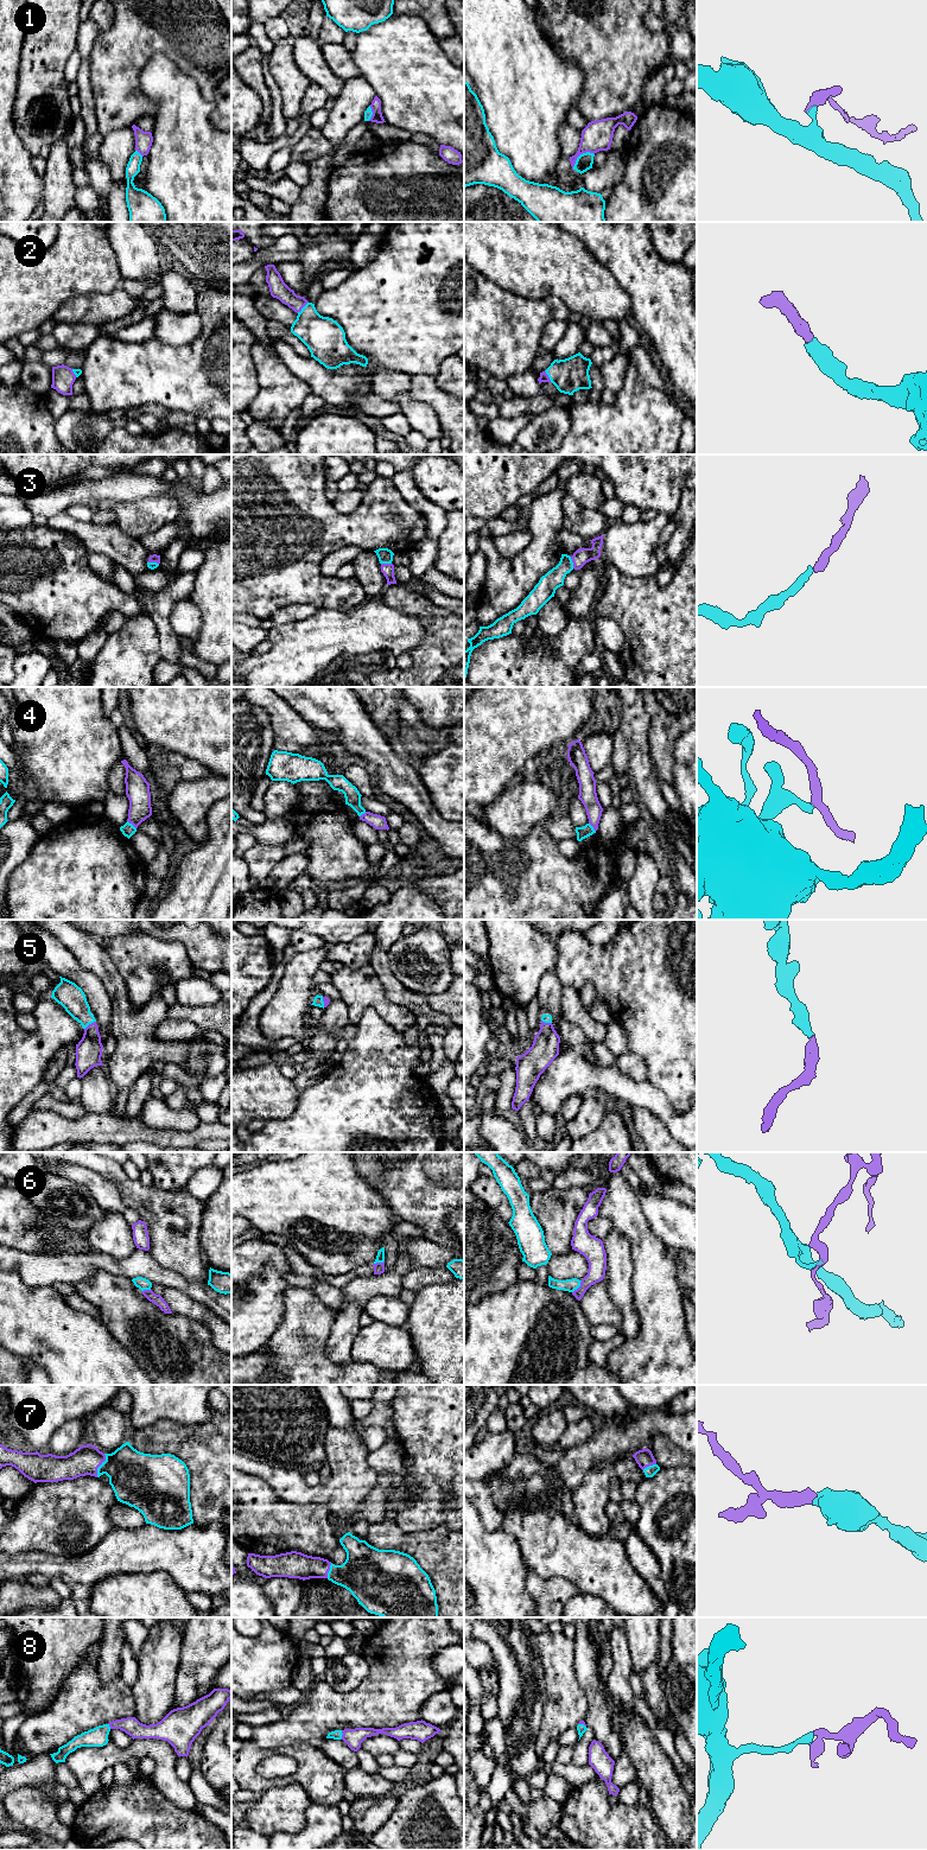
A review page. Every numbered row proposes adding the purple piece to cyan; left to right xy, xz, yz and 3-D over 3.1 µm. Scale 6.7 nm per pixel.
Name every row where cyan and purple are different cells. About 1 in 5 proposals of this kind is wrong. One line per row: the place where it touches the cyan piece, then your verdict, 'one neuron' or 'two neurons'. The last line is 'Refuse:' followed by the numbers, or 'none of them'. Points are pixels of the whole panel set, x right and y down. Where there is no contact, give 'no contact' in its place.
1: yz (579, 156) | two neurons
2: xz (303, 307) | one neuron
3: yz (572, 563) | one neuron
4: xy (132, 825) | two neurons
5: xy (89, 1023) | one neuron
6: yz (578, 1286) | two neurons
7: xy (100, 1466) | one neuron
8: xz (342, 1734) | one neuron
Refuse: 1, 4, 6

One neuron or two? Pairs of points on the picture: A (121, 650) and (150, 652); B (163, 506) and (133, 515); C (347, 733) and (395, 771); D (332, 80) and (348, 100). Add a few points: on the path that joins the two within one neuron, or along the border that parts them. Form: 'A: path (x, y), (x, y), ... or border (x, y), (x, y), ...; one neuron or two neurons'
A: path (128, 652), (143, 652); one neuron
B: path (156, 512), (150, 515), (140, 515); one neuron
C: path (359, 735), (383, 760); one neuron
D: border (344, 82), (341, 93), (336, 97); two neurons

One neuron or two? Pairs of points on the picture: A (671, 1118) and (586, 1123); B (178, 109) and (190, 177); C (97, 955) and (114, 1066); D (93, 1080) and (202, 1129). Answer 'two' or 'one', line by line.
A: two
B: one
C: one
D: two

